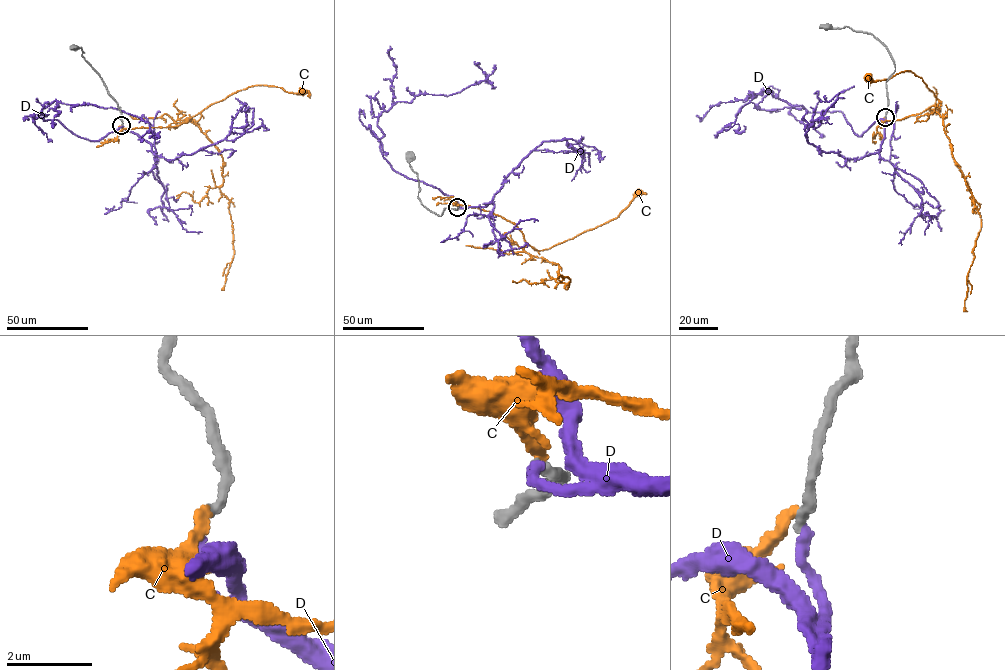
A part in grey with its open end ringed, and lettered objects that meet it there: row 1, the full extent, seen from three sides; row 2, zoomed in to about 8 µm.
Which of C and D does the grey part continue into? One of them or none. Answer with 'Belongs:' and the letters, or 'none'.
Belongs: D

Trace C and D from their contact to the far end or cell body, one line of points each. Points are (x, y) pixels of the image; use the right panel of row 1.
C: (885, 117), (882, 122), (922, 112), (935, 103), (934, 94), (910, 70), (884, 80), (873, 81), (868, 77)
D: (885, 117), (858, 136), (841, 112), (809, 112), (764, 89), (752, 93), (736, 116), (736, 132), (744, 125)

